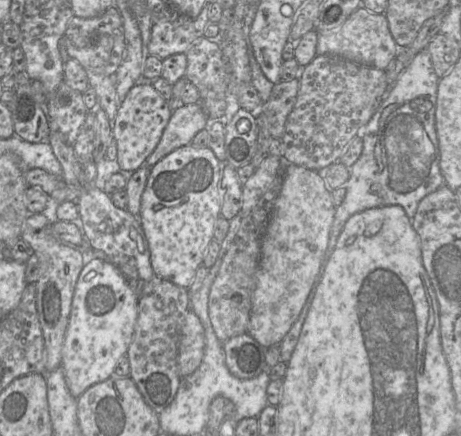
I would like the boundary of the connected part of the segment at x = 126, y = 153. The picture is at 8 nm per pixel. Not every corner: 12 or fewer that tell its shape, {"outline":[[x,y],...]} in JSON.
{"outline":[[141,80],[112,122],[120,172],[145,165],[172,115]]}

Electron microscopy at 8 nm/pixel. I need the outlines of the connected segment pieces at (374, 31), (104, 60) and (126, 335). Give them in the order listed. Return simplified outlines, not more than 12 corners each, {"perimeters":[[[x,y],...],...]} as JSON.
{"perimeters":[[[358,7],[319,33],[316,56],[385,70],[398,53],[385,14]],[[116,6],[73,16],[66,50],[86,71],[113,75],[126,47]],[[96,258],[75,287],[61,368],[73,397],[114,376],[138,299]]]}

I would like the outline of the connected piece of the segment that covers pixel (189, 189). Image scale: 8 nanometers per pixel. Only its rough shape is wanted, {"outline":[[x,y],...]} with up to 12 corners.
{"outline":[[220,161],[151,167],[139,221],[155,275],[188,288],[221,215]]}

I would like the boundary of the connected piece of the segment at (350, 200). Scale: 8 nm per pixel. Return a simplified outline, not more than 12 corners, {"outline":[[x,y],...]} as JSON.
{"outline":[[413,57],[357,136],[321,277],[352,215],[399,205],[412,220],[445,184],[439,81]]}

